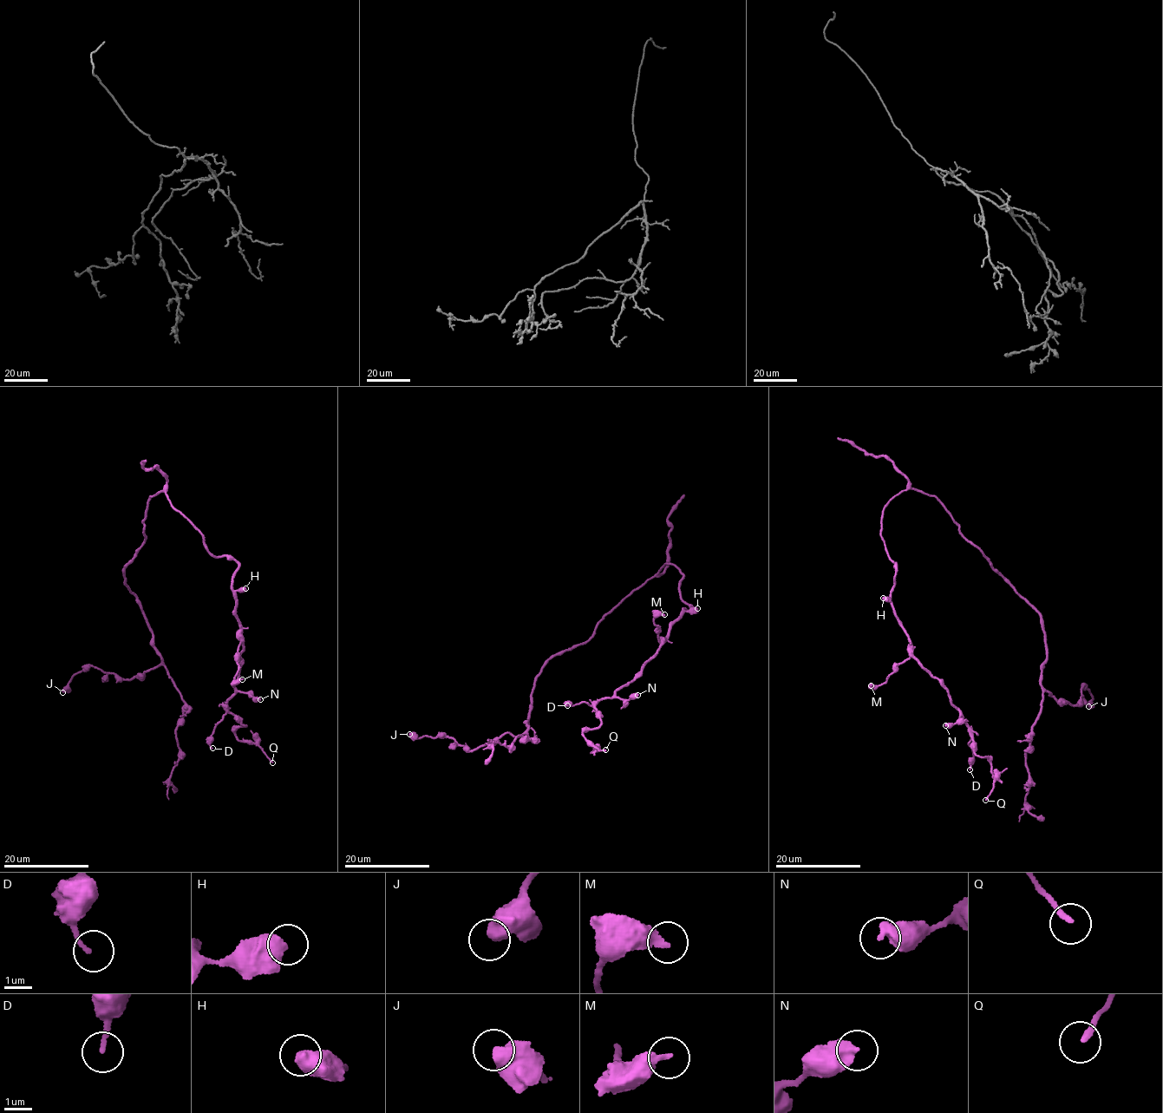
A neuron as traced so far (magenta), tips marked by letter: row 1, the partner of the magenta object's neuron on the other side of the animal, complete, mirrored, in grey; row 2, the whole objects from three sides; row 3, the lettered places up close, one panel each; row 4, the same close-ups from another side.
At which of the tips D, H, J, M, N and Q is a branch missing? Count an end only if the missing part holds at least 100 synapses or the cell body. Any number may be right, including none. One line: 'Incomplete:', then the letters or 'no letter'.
Incomplete: no letter

